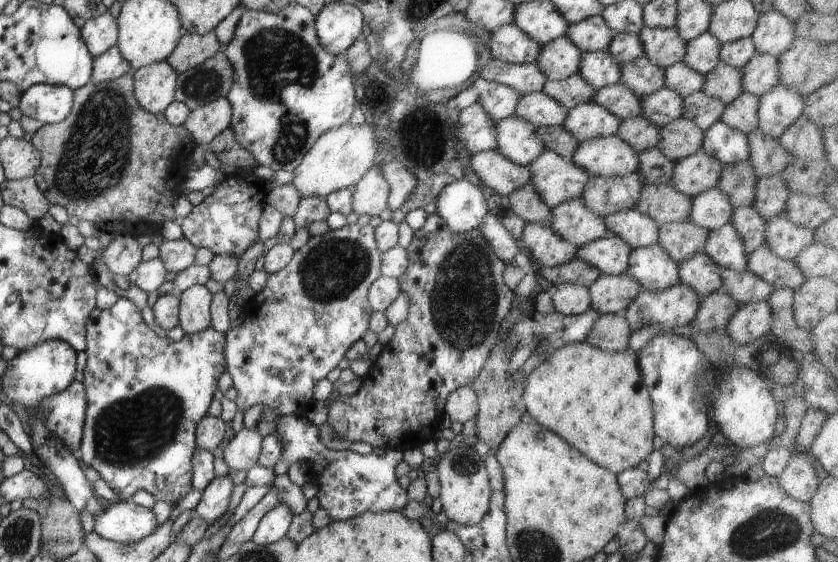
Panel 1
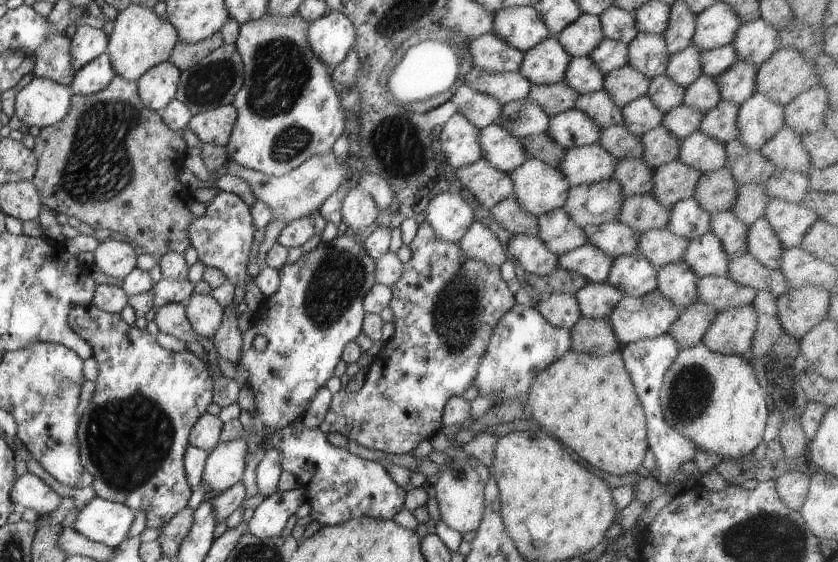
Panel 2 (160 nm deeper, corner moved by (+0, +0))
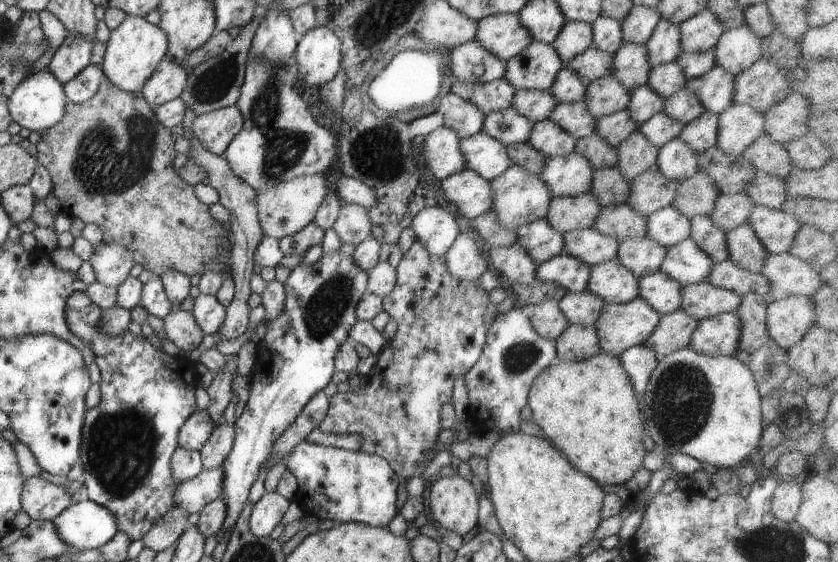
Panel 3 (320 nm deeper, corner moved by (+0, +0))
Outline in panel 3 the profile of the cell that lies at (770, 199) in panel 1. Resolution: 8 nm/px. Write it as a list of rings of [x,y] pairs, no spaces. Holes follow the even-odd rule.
[[[744,191],[734,194],[720,192],[709,217],[718,228],[729,231],[746,224],[755,206]]]

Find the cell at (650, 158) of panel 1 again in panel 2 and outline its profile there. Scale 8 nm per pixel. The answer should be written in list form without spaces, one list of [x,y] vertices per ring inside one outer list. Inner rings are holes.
[[[625,158],[615,164],[612,178],[620,183],[623,197],[628,198],[649,194],[653,172],[641,158]]]

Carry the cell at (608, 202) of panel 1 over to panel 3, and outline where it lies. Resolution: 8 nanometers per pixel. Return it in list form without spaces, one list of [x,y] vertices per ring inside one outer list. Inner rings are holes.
[[[592,191],[575,197],[552,197],[544,219],[564,234],[592,227],[601,208]]]

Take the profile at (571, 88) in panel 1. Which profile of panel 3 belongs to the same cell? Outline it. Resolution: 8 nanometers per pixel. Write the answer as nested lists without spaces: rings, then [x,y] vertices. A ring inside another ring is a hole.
[[[516,89],[511,107],[520,116],[535,123],[548,119],[557,104],[556,97],[549,90]]]

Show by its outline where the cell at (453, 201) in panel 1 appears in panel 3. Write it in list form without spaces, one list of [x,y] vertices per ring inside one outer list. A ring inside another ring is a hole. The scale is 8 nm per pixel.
[[[440,205],[423,208],[412,220],[411,229],[428,254],[443,258],[460,234],[456,216]]]

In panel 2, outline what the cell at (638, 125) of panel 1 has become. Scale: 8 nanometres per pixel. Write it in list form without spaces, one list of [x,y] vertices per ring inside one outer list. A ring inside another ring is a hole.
[[[623,124],[602,129],[596,143],[603,146],[616,161],[625,158],[640,159],[643,153],[640,138],[626,132]]]

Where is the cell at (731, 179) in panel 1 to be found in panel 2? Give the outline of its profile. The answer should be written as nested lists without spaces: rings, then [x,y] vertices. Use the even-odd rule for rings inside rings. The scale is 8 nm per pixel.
[[[726,167],[701,174],[694,189],[694,197],[698,204],[709,215],[730,211],[737,197],[737,182]]]

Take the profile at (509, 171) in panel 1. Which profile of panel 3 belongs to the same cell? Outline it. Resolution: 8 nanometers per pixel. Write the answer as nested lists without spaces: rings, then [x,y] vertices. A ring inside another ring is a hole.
[[[464,169],[442,179],[441,189],[446,200],[456,206],[458,215],[468,220],[491,210],[491,184],[474,171]]]

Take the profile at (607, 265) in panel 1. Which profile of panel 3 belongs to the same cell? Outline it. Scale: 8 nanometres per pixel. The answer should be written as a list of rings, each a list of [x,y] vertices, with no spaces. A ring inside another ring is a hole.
[[[564,252],[537,266],[536,279],[564,287],[568,293],[586,291],[591,278],[591,268],[586,263]]]

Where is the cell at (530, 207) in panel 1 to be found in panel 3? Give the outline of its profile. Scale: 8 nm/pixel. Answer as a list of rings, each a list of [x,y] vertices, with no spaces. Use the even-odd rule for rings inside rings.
[[[490,210],[483,212],[480,216],[473,218],[472,228],[480,236],[482,242],[487,242],[486,246],[509,247],[517,242],[515,231],[504,228],[498,224],[495,212]]]

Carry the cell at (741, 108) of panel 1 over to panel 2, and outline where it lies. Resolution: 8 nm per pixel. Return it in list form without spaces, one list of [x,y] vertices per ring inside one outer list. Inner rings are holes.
[[[728,101],[717,102],[702,117],[697,130],[706,136],[714,137],[722,144],[738,138],[737,114],[738,105]]]

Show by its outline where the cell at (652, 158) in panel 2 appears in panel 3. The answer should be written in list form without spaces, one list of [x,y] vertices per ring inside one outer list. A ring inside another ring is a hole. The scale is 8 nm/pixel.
[[[636,130],[615,147],[618,159],[616,168],[623,177],[632,180],[656,165],[659,148]]]

